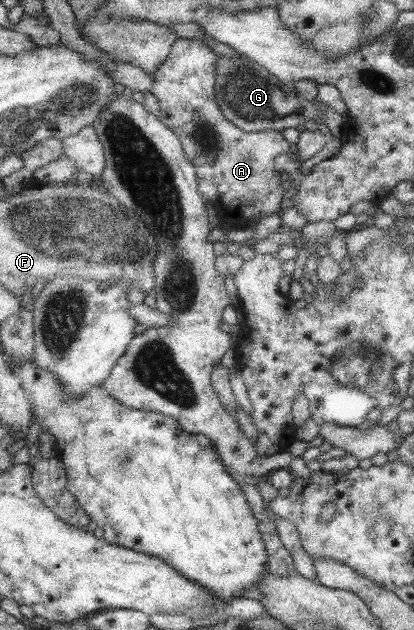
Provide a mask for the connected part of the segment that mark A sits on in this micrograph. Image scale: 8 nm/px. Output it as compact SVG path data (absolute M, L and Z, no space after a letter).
M178 38L168 59L153 73L154 85L148 91L144 105L156 114L170 130L181 138L186 156L197 167L199 189L218 210L218 218L223 223L236 221L254 221L268 215L282 215L282 195L291 182L293 171L276 171L276 157L288 154L290 142L284 139L280 131L246 132L238 125L228 121L217 102L216 86L217 63L219 55L206 41Z

